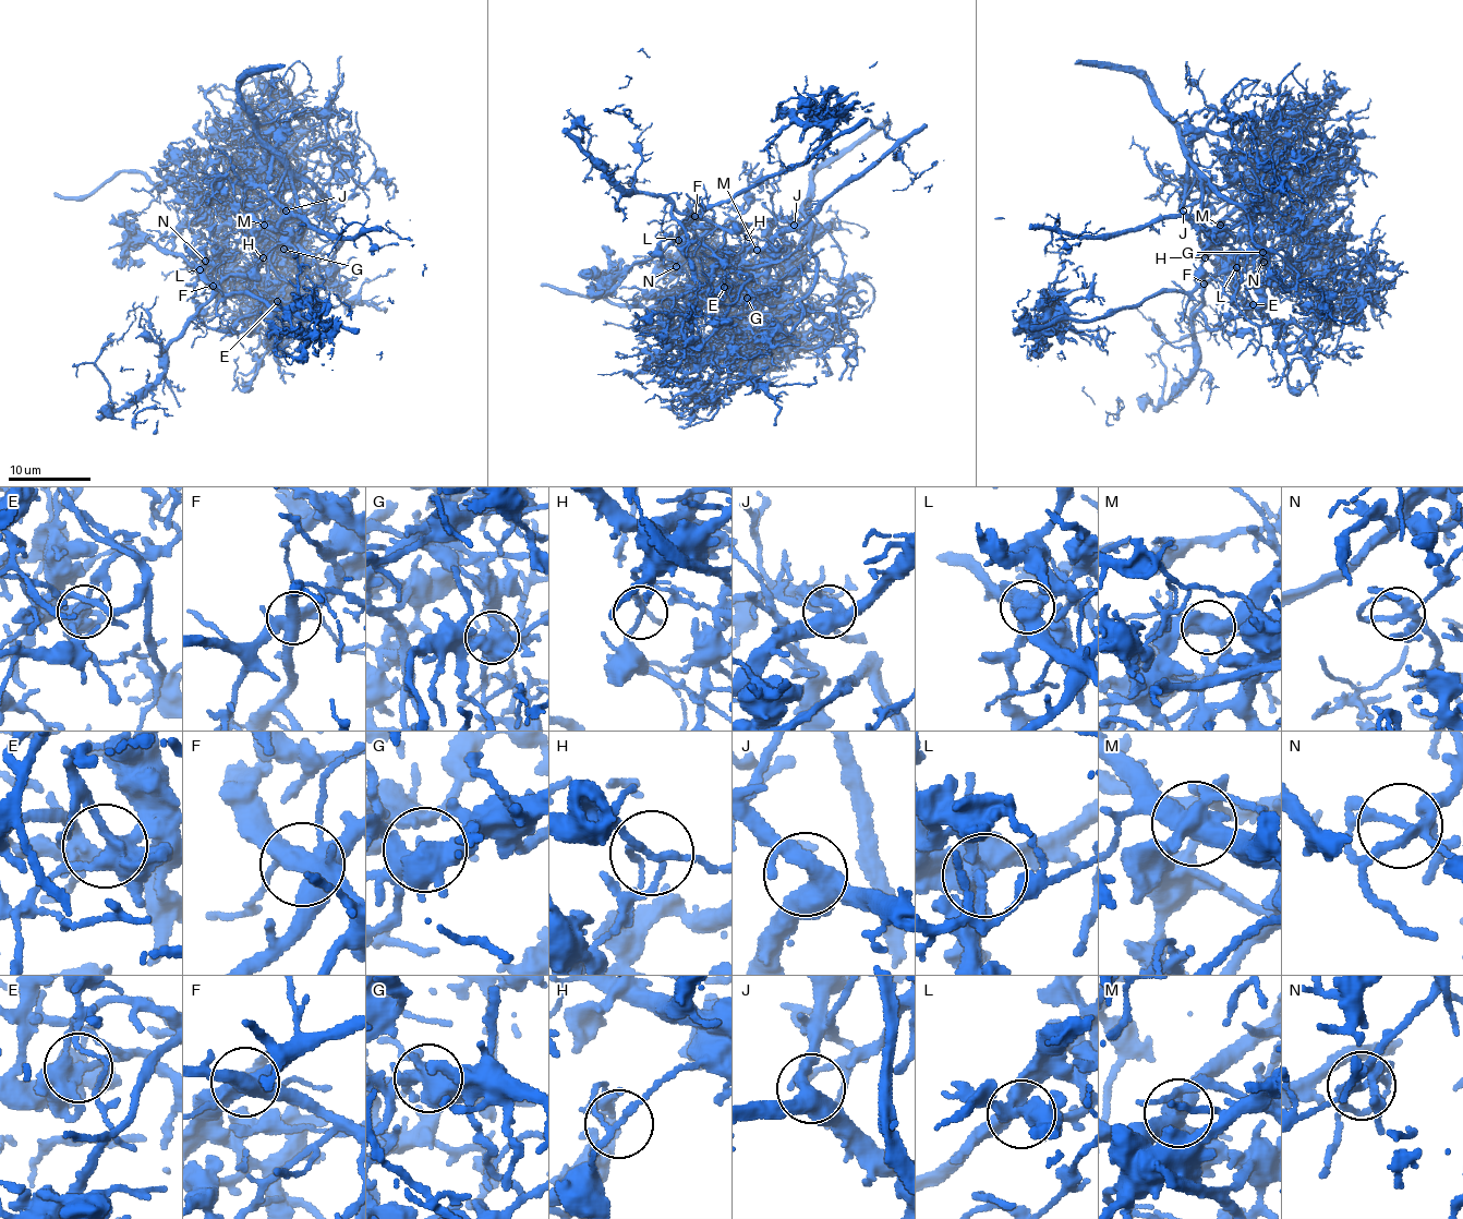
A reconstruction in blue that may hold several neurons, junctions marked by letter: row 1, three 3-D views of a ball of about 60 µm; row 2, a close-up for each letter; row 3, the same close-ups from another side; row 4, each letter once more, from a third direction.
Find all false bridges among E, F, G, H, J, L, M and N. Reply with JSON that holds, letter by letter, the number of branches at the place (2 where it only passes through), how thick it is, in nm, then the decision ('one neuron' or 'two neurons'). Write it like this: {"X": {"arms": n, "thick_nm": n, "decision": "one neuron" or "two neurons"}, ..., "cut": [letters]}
{"E": {"arms": 6, "thick_nm": 400, "decision": "one neuron"}, "F": {"arms": 6, "thick_nm": 460, "decision": "two neurons"}, "G": {"arms": 7, "thick_nm": 460, "decision": "one neuron"}, "H": {"arms": 3, "thick_nm": 140, "decision": "two neurons"}, "J": {"arms": 5, "thick_nm": 400, "decision": "one neuron"}, "L": {"arms": 6, "thick_nm": 440, "decision": "one neuron"}, "M": {"arms": 5, "thick_nm": 460, "decision": "two neurons"}, "N": {"arms": 4, "thick_nm": 200, "decision": "two neurons"}, "cut": ["F", "H", "M", "N"]}

